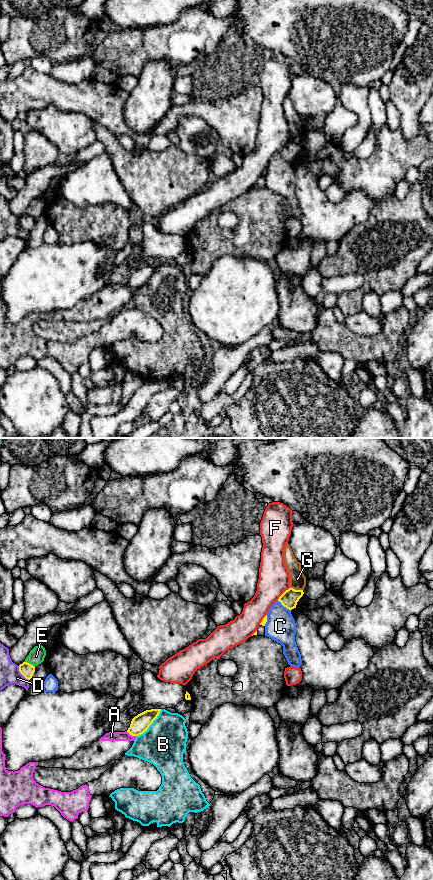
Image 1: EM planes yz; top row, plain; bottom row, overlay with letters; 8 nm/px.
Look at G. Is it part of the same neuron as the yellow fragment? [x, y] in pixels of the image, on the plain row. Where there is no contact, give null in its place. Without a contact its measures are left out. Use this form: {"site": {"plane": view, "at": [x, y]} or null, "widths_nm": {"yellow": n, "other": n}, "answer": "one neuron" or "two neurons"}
{"site": {"plane": "yz", "at": [296, 142]}, "widths_nm": {"yellow": 140, "other": 130}, "answer": "two neurons"}

